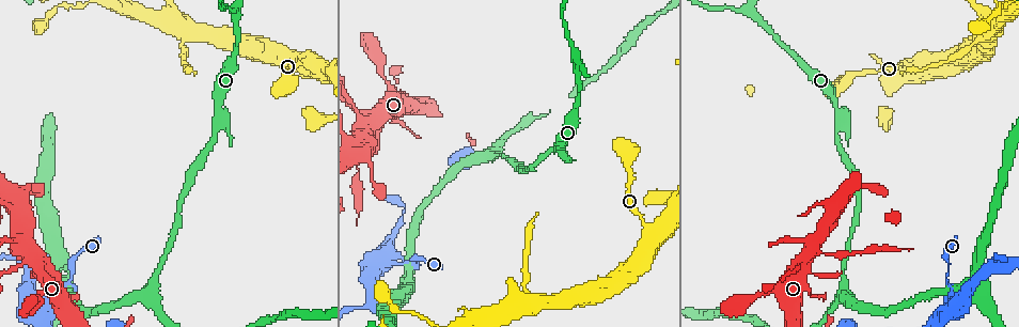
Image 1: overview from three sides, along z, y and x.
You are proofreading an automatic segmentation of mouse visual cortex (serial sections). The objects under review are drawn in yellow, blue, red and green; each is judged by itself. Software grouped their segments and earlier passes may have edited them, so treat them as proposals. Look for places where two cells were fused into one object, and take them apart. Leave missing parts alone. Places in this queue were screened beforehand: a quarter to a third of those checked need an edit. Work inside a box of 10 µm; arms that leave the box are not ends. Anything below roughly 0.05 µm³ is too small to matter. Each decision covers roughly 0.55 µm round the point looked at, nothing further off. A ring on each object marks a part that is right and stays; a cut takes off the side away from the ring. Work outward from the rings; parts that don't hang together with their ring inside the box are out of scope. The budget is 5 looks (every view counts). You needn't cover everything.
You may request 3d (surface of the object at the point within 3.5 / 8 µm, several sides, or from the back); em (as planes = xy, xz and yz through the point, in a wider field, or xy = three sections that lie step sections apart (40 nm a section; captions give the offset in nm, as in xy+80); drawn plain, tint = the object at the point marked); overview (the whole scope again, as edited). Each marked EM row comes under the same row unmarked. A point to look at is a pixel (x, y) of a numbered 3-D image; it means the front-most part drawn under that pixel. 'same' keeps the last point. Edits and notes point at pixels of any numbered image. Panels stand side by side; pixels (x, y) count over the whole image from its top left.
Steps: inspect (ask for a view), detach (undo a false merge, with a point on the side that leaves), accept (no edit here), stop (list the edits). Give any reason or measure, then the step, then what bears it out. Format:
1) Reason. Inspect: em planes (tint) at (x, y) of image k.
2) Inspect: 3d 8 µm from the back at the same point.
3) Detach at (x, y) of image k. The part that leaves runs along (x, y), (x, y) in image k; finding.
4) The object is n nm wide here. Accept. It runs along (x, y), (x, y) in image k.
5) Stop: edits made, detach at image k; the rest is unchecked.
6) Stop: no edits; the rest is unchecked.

Thin neck. Inspect: em xy step 3 (tint) at (528, 296) of image 1.

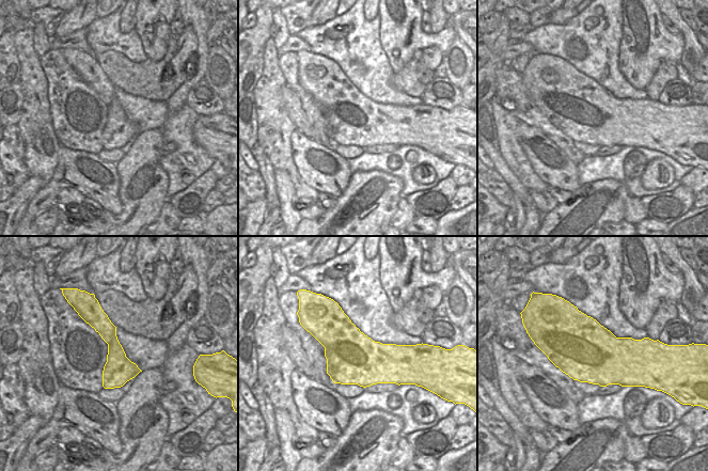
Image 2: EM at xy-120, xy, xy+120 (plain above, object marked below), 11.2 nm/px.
See where the arms go. Inspect: 3d 3.5 µm at the same point.

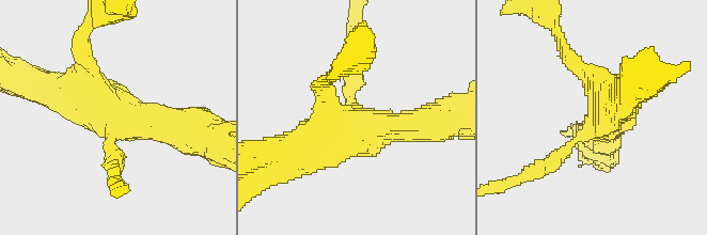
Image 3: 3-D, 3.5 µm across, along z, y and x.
4 arms meet here; the arms are 200, 250, 500, 600 nm wide. Detach at (546, 168) of image 3. The part that leaves runs along (571, 143), (552, 162), (506, 183) in image 3; two cells meet here.

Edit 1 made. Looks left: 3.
Calibre changes. Inspect: 3d 8 µm at (74, 291) of image 1.

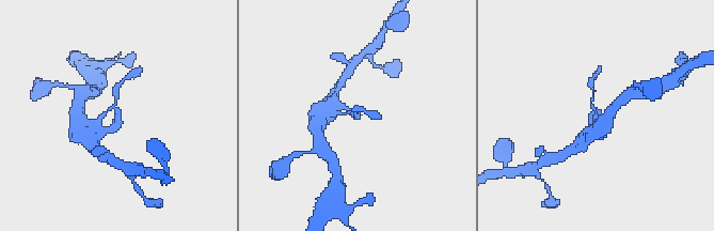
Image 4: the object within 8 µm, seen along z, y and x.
Shape alone is not enough. Inspect: em xy step 2 (tint) at the same point.

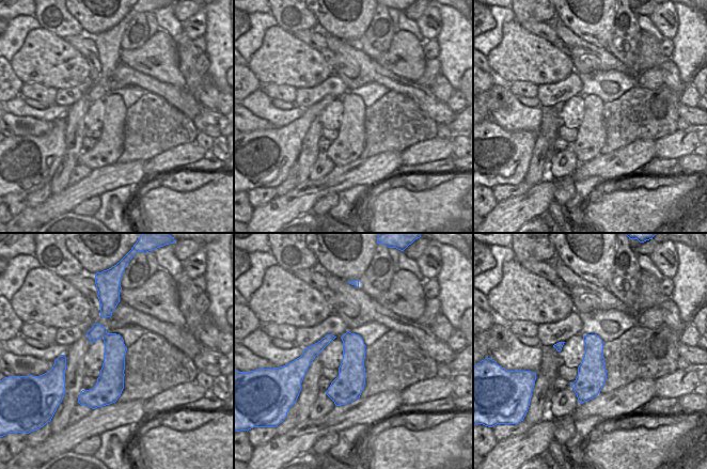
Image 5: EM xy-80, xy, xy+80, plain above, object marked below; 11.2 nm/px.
Accept. It runs along (96, 326), (111, 342), (111, 399) in image 5; one cell here.

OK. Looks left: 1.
Stop: edits made, detach at image 3; the rest is unchecked.

